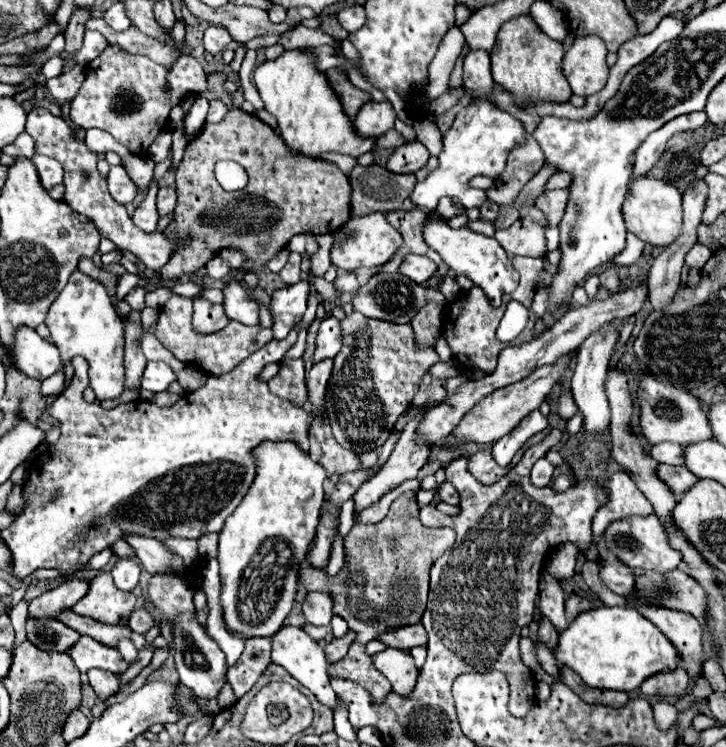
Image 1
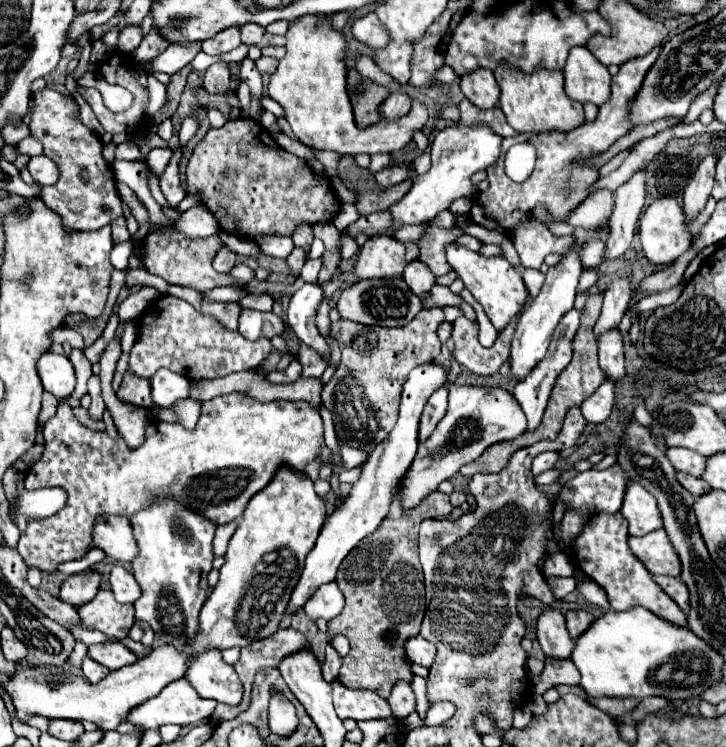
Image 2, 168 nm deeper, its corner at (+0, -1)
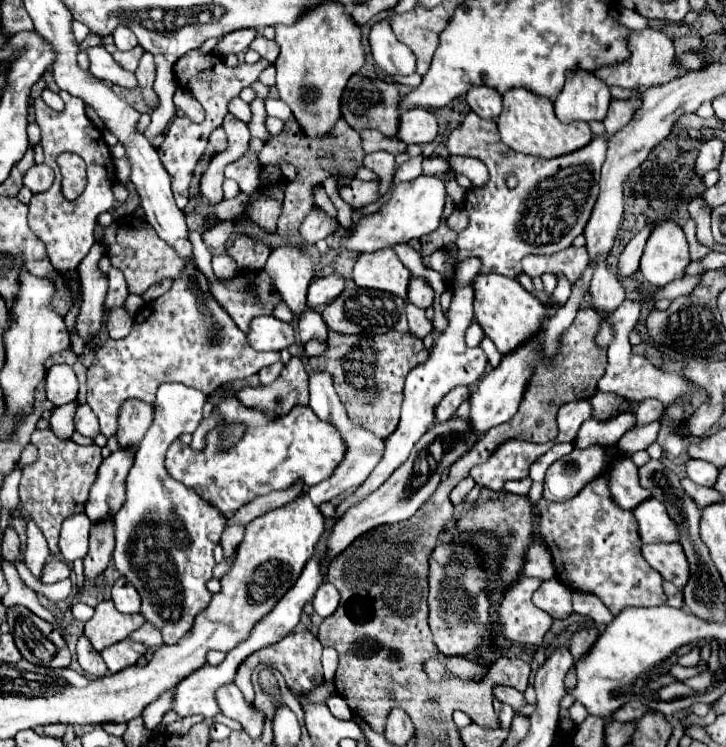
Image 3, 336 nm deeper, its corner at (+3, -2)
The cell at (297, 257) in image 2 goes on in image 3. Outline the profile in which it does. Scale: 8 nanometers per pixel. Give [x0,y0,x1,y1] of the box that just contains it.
[299,211,337,245]

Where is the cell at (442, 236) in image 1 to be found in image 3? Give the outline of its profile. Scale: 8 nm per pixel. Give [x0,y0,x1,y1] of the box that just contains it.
[473,273,547,355]

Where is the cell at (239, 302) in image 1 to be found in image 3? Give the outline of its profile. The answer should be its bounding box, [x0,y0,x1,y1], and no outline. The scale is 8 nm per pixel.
[247,315,295,351]

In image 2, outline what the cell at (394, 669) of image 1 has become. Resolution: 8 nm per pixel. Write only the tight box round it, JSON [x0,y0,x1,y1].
[388,684,416,720]

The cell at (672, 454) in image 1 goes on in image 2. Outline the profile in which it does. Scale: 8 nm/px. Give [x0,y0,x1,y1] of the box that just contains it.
[666,448,706,478]

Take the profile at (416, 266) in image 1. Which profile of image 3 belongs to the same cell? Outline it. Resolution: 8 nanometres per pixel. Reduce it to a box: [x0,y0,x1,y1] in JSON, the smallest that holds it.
[407,277,435,309]

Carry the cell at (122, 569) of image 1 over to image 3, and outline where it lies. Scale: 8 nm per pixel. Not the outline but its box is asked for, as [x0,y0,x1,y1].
[113,577,141,613]

